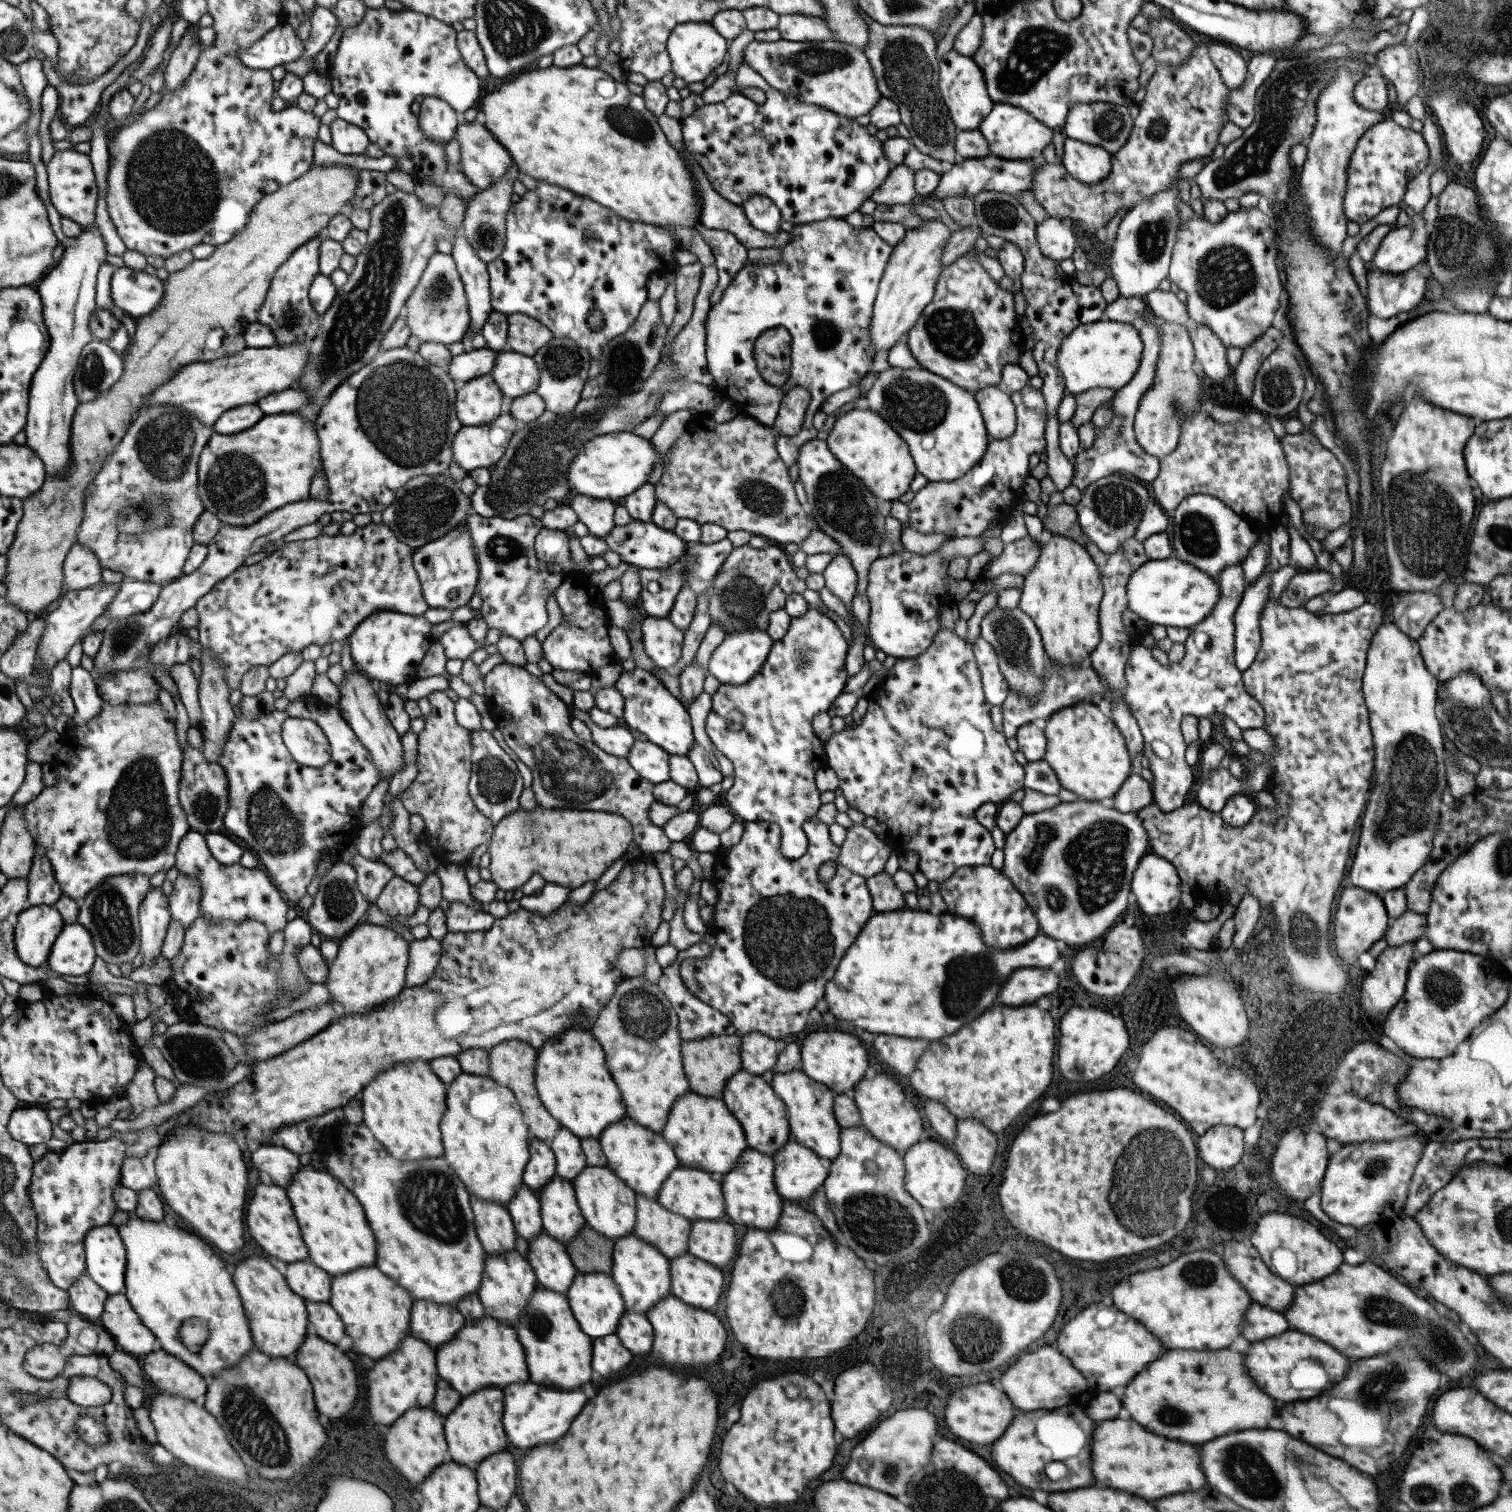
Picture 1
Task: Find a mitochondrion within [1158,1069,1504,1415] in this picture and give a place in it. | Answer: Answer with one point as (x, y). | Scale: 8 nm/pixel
(1439, 1343)

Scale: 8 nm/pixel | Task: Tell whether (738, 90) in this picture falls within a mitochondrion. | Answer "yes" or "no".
no

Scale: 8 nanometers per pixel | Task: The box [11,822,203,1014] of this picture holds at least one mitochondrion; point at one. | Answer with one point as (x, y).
(109, 914)

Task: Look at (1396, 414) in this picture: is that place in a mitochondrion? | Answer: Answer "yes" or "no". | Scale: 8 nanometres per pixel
no

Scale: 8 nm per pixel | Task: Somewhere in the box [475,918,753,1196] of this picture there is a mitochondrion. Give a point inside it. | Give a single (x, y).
(642, 1013)

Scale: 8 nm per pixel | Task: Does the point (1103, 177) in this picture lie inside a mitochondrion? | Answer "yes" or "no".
no

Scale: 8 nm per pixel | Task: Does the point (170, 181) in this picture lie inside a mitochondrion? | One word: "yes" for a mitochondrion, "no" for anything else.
yes

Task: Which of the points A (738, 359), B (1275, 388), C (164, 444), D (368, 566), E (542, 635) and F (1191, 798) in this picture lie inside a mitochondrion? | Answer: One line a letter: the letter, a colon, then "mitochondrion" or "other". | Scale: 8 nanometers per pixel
A: other
B: mitochondrion
C: mitochondrion
D: other
E: other
F: other

